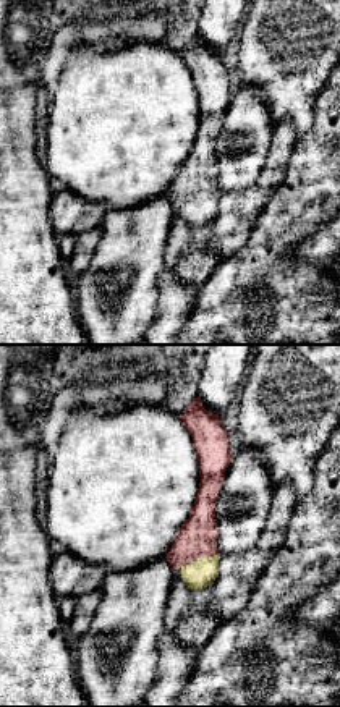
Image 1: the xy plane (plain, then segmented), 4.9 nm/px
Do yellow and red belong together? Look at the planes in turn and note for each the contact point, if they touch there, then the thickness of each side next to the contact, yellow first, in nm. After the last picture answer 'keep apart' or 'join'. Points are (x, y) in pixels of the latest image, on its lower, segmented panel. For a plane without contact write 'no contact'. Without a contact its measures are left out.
meets yellow at (198, 558); 140 nm thick on the yellow side, 190 nm on the other

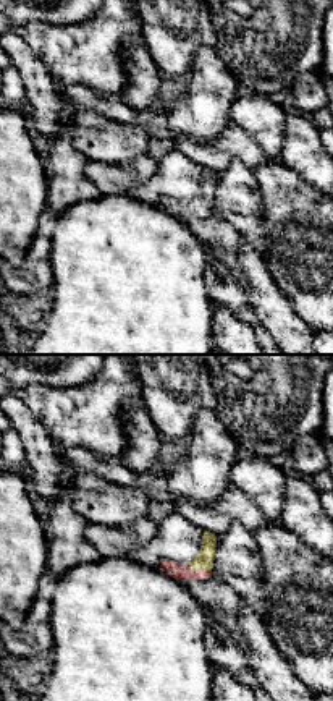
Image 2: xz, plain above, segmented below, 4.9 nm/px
meets yellow at (199, 569); 90 nm thick on the yellow side, 80 nm on the other

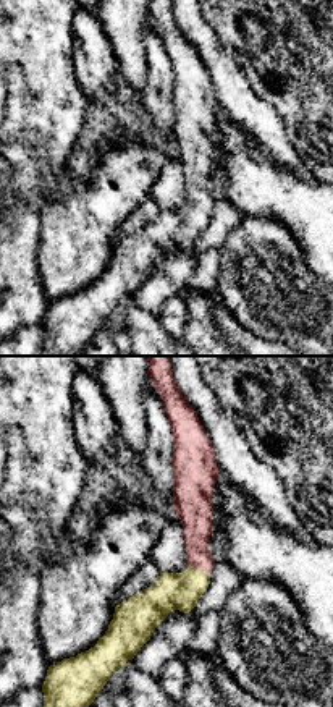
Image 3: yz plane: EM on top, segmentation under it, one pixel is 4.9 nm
meets yellow at (199, 570); 190 nm thick on the yellow side, 150 nm on the other

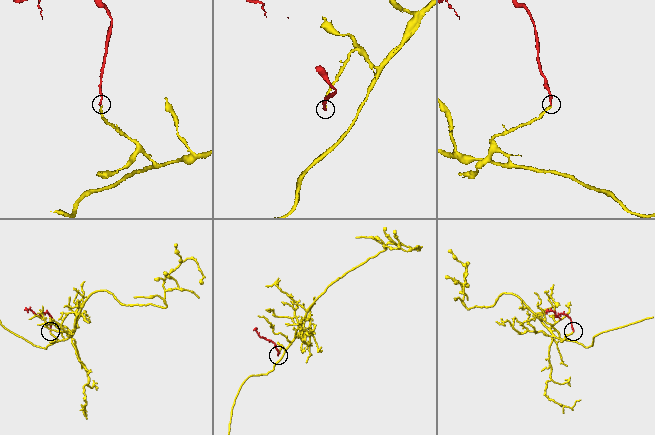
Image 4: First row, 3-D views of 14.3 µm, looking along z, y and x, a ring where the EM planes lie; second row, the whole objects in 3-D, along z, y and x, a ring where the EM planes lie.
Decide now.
join

